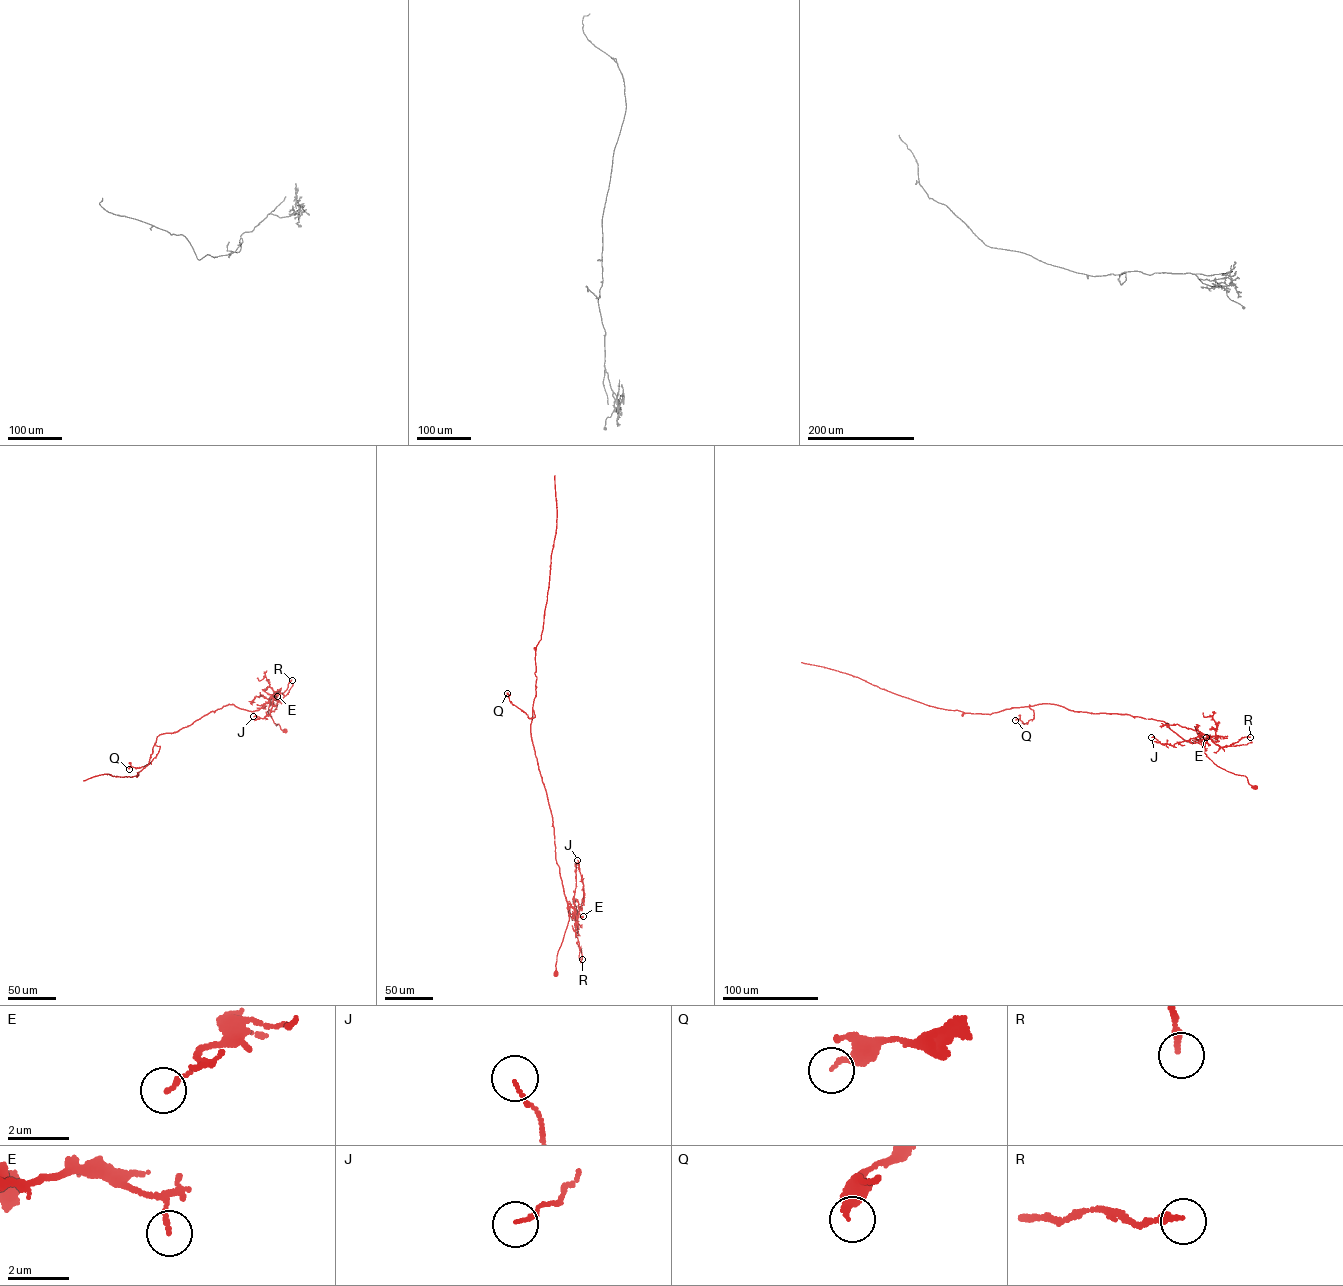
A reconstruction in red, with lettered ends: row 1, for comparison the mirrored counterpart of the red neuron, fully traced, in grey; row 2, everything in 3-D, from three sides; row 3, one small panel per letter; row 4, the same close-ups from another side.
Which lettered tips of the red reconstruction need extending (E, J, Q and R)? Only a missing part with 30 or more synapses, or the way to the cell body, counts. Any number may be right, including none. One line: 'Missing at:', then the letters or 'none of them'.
Missing at: none of them

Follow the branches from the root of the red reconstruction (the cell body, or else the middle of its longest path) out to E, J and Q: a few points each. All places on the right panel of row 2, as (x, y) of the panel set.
E: (1255, 788), (1245, 776), (1219, 767), (1207, 756), (1204, 740), (1206, 737)
J: (1255, 788), (1245, 776), (1219, 767), (1207, 756), (1204, 740), (1207, 735), (1201, 733), (1173, 746), (1151, 737)
Q: (1255, 788), (1216, 765), (1203, 740), (1185, 741), (1164, 721), (1042, 703), (1030, 706), (1026, 723), (1015, 720)

